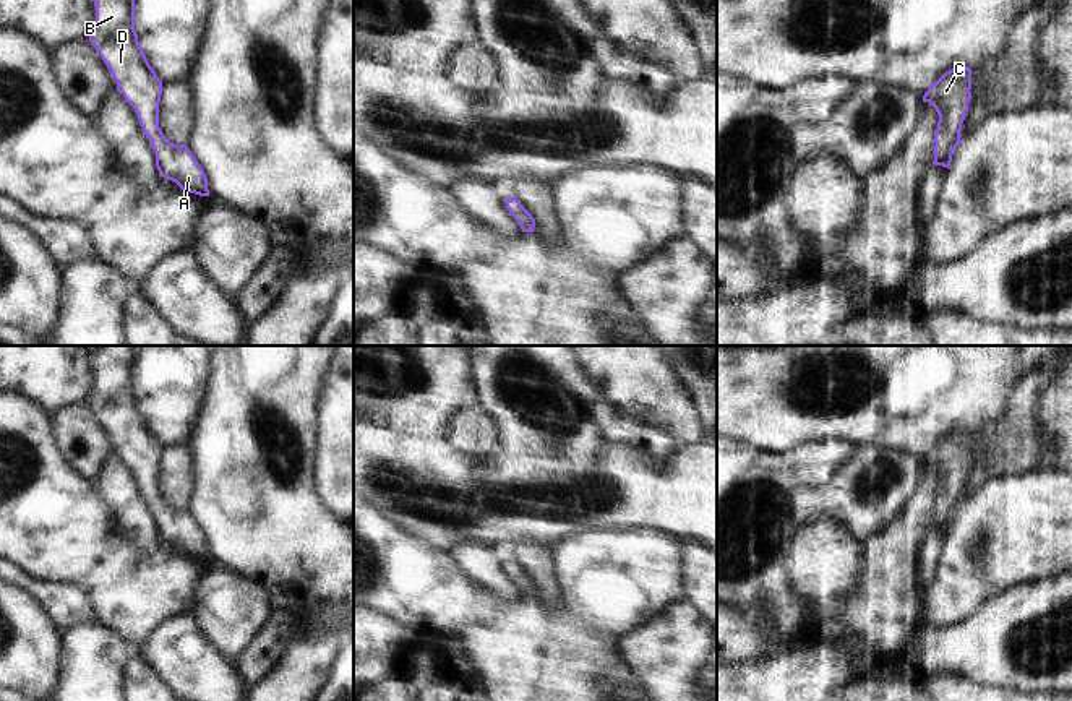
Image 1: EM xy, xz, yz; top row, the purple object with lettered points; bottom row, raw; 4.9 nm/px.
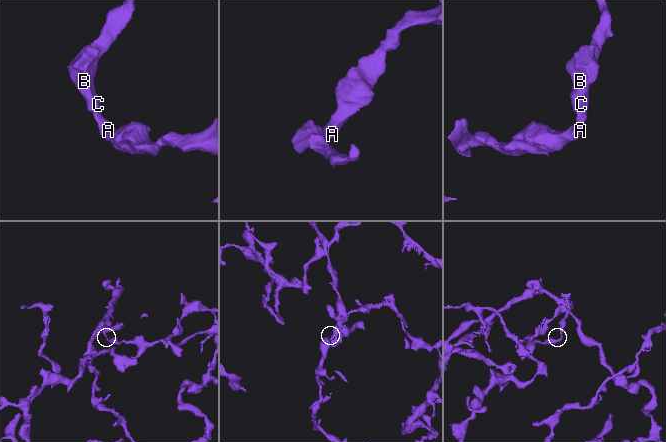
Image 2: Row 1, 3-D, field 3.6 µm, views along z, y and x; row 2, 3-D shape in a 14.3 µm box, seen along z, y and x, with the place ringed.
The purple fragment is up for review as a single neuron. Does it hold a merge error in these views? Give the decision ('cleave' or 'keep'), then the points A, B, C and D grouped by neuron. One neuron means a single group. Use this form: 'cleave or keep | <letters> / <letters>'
keep | A B C D

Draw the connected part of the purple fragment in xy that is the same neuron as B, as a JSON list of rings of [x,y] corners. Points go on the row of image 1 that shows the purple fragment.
[[[92,0],[96,24],[89,42],[117,81],[117,91],[135,109],[156,153],[161,177],[182,190],[209,196],[208,178],[187,144],[170,143],[159,128],[162,81],[149,65],[135,31],[135,0]]]

